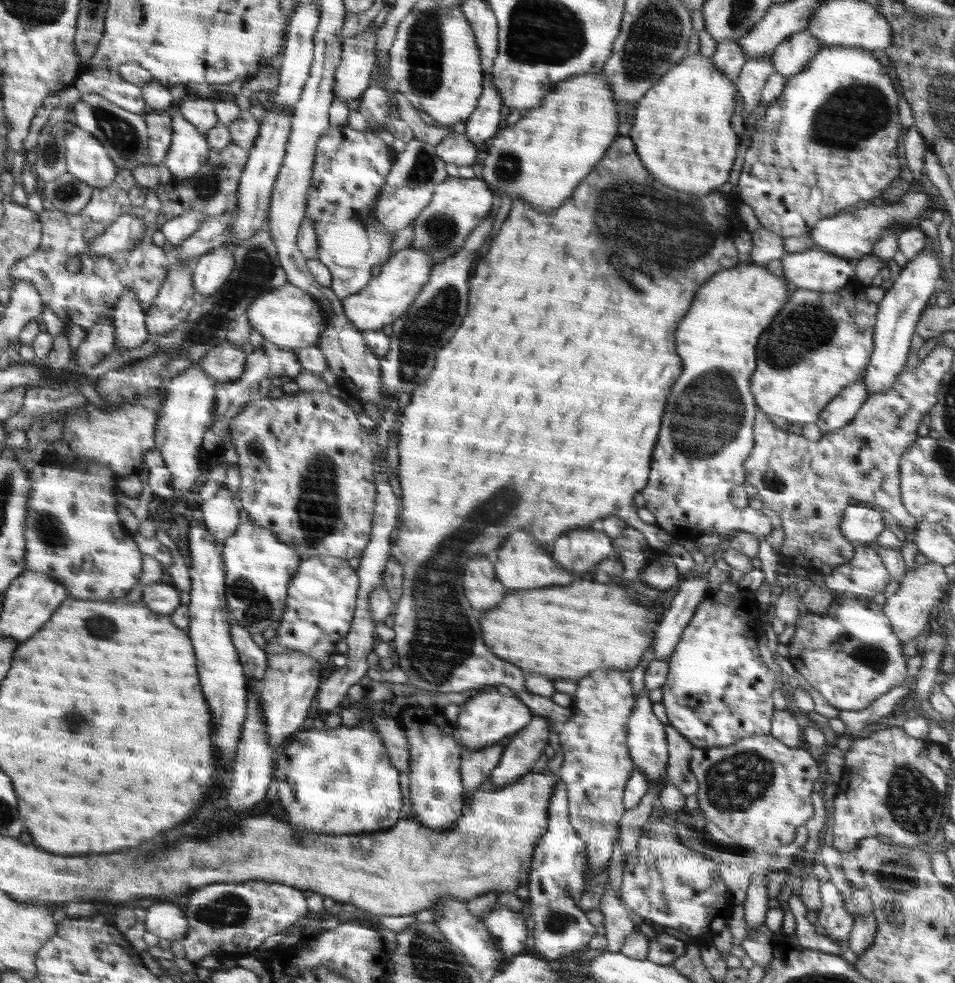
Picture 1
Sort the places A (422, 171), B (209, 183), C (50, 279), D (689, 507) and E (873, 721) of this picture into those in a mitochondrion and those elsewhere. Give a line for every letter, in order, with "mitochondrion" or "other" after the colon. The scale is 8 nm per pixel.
A: mitochondrion
B: mitochondrion
C: other
D: other
E: other

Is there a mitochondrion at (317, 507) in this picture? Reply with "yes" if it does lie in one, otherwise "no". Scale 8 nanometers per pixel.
yes

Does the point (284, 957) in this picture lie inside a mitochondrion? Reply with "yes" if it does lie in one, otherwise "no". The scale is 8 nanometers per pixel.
no

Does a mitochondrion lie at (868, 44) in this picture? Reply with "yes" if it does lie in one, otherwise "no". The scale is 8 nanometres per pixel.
no

